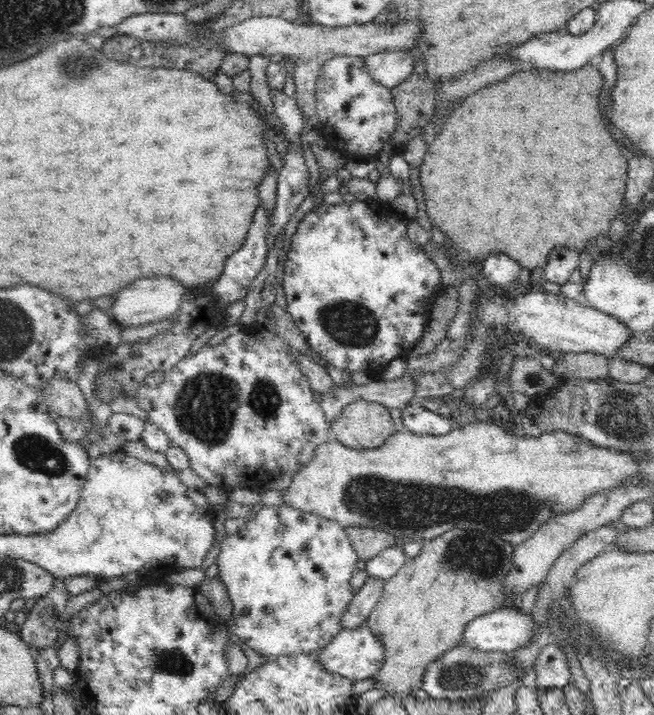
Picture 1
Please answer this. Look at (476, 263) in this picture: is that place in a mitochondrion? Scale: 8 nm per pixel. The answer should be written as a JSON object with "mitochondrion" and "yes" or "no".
{"mitochondrion":"no"}

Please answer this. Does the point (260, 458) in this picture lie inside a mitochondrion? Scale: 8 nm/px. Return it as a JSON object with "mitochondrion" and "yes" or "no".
{"mitochondrion":"no"}

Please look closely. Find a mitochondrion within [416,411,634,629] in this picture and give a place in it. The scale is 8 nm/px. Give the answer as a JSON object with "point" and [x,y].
{"point":[483,558]}

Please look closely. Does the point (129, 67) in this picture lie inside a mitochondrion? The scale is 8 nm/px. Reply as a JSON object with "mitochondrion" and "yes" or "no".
{"mitochondrion":"no"}

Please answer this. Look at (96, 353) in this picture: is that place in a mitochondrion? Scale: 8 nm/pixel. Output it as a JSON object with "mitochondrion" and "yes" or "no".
{"mitochondrion":"no"}

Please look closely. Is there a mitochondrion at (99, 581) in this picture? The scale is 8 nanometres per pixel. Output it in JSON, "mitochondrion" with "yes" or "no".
{"mitochondrion":"no"}

